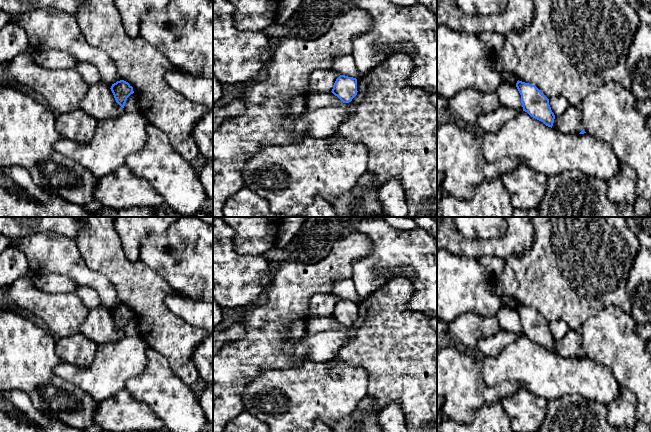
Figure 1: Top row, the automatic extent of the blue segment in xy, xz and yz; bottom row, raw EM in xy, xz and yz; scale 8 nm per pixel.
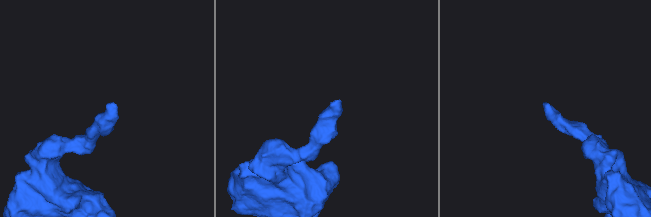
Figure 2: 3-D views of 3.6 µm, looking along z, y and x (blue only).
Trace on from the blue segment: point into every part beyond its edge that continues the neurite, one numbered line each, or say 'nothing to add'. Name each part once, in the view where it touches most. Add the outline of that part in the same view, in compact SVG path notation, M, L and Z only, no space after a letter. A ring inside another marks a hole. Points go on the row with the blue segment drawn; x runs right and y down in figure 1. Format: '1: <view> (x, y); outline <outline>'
nothing to add

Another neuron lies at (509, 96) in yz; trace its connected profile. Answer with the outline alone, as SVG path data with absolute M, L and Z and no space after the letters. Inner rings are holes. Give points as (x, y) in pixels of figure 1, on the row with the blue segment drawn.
M509 82L503 83L497 88L496 94L503 106L523 111L521 95L516 85L512 85Z

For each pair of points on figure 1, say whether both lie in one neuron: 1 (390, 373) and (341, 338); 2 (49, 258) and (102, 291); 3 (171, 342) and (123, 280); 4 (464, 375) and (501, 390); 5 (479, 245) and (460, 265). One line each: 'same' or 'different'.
1: different
2: same
3: same
4: same
5: different

